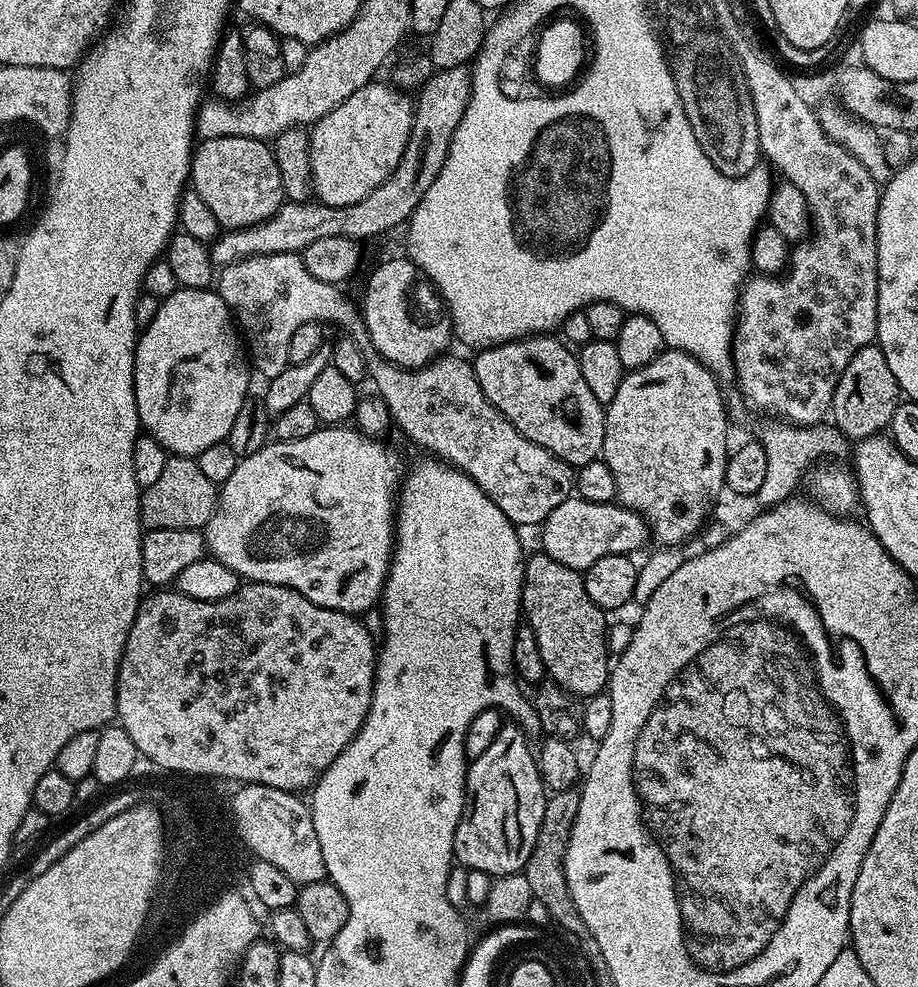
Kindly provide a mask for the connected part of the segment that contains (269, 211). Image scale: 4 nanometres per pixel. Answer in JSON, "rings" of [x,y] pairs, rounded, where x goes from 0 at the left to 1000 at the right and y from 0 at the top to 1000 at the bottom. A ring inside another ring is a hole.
{"rings":[[[277,140],[218,142],[209,155],[207,190],[229,209],[244,233],[277,229],[300,217],[312,203],[300,153],[289,143]]]}

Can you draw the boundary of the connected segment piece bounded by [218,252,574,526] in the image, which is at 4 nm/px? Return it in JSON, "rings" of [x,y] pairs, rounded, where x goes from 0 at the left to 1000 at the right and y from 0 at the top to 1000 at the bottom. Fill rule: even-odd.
{"rings":[[[313,255],[312,257],[290,257],[273,259],[267,263],[255,265],[251,270],[240,272],[237,276],[237,295],[242,306],[253,315],[256,327],[268,345],[268,357],[272,369],[288,380],[289,386],[303,383],[307,375],[312,375],[316,342],[324,336],[325,330],[333,326],[356,326],[358,329],[368,328],[378,339],[390,347],[401,372],[401,385],[410,388],[408,400],[424,412],[426,429],[436,433],[451,449],[466,458],[476,458],[480,467],[491,473],[507,478],[520,492],[527,497],[536,508],[551,521],[551,525],[563,533],[570,531],[592,532],[593,526],[603,517],[603,513],[612,513],[618,503],[625,498],[625,474],[615,466],[610,466],[599,460],[590,452],[577,448],[539,413],[525,399],[525,391],[521,391],[517,372],[510,369],[501,361],[485,359],[466,369],[463,373],[436,373],[417,365],[412,355],[405,349],[403,338],[397,329],[395,319],[370,297],[371,293],[359,286],[350,286],[342,282],[338,274],[333,274],[328,256]]]}

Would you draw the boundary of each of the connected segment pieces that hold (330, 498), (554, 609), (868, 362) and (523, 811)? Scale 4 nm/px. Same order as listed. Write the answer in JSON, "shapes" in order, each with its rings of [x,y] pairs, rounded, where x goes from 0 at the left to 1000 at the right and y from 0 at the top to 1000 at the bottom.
{"shapes":[[[[349,432],[342,440],[333,440],[333,444],[328,446],[301,446],[289,450],[285,456],[277,460],[263,462],[255,480],[251,480],[251,484],[246,484],[246,488],[239,491],[235,516],[229,529],[220,536],[230,566],[242,569],[242,573],[251,573],[251,578],[255,578],[267,589],[280,592],[302,592],[325,598],[325,602],[329,602],[349,616],[380,622],[397,622],[401,617],[411,615],[418,603],[423,575],[427,572],[434,522],[431,510],[438,494],[438,483],[442,478],[442,474],[436,471],[435,460],[429,455],[422,454],[416,447],[418,446],[401,442],[383,432]]],[[[576,562],[571,568],[569,624],[577,638],[582,638],[593,680],[605,692],[627,707],[649,705],[663,696],[664,632],[662,628],[658,629],[658,617],[643,610],[633,581],[621,573],[612,573],[612,569],[606,569],[599,563]]],[[[951,347],[935,355],[935,359],[926,363],[926,371],[917,375],[917,383],[913,383],[913,391],[908,395],[904,421],[914,441],[936,448],[960,441],[971,431],[974,415],[981,407],[983,390],[969,376],[965,359],[961,359],[958,348]]],[[[559,732],[546,733],[542,744],[538,748],[538,752],[534,752],[534,757],[532,757],[532,759],[529,759],[520,770],[513,771],[513,773],[509,775],[508,785],[505,787],[505,820],[503,821],[503,829],[497,838],[492,862],[496,870],[500,872],[504,878],[515,883],[527,883],[531,888],[537,890],[570,884],[573,873],[577,869],[577,861],[582,861],[582,849],[586,849],[586,837],[590,837],[590,825],[593,824],[595,799],[593,793],[588,791],[588,781],[584,775],[581,755],[575,755],[575,750],[571,746],[574,746],[572,739],[568,738],[565,734]]]]}

